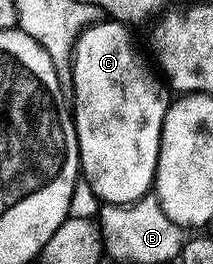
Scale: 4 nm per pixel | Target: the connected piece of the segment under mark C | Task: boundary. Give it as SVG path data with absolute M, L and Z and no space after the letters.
M102 21L96 26L84 32L80 36L74 48L74 64L76 69L72 73L72 87L76 90L76 99L74 95L74 118L76 120L76 136L80 142L80 170L82 172L83 182L88 182L88 187L97 195L98 198L104 199L105 204L109 203L135 203L143 195L149 194L156 178L156 165L160 161L160 134L164 128L164 113L166 102L164 95L160 92L161 80L152 76L152 71L146 64L140 60L138 52L132 48L132 39L128 36L129 28L119 21Z

